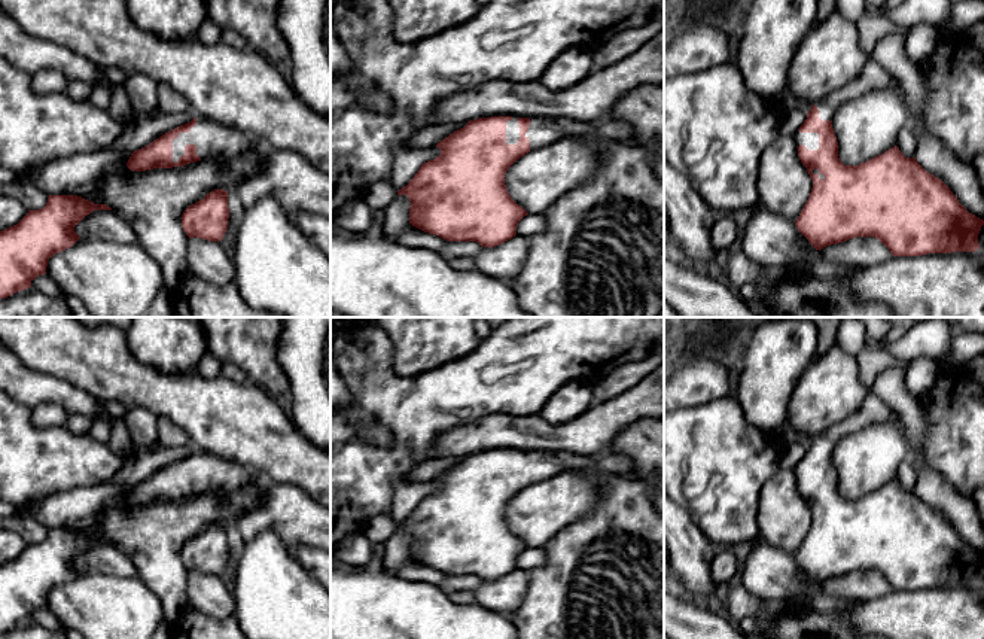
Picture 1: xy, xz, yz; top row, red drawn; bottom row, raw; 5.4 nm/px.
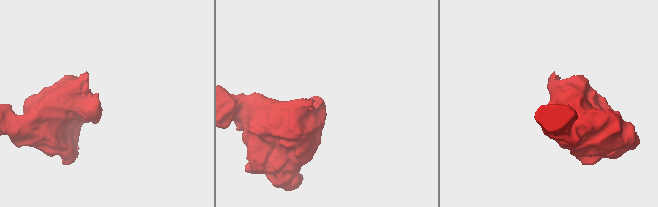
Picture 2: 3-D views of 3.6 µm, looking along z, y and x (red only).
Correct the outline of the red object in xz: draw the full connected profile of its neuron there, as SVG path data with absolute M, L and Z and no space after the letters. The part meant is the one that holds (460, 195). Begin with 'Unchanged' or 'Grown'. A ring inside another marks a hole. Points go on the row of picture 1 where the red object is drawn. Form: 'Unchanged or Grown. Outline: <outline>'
Grown. Outline: M491 116L469 121L436 144L441 155L424 162L406 186L397 195L406 195L411 201L409 223L424 232L438 235L447 241L476 241L482 247L496 247L517 235L518 222L528 213L509 195L505 185L508 168L530 150L549 146L567 137L592 137L594 124L560 118L517 118Z

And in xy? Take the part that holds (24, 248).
Unchanged. Outline: M49 195L43 209L28 210L16 225L0 231L0 299L31 287L37 276L46 274L48 259L80 238L74 226L94 210L112 209L77 195Z

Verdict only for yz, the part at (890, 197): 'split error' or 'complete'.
split error

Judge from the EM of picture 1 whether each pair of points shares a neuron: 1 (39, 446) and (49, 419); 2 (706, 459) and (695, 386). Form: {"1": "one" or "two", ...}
{"1": "two", "2": "two"}

